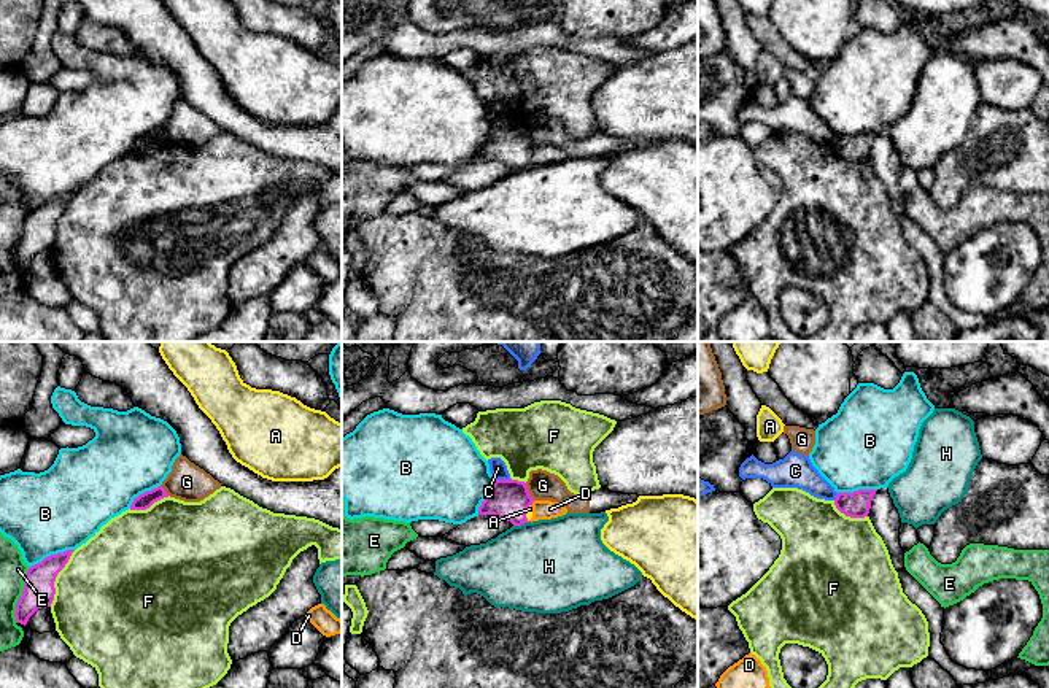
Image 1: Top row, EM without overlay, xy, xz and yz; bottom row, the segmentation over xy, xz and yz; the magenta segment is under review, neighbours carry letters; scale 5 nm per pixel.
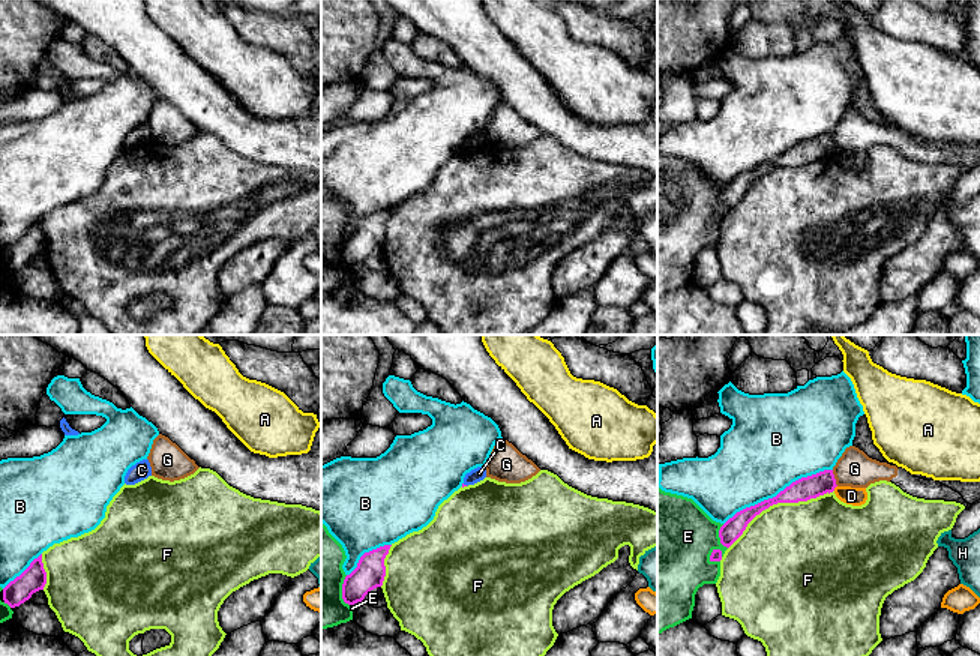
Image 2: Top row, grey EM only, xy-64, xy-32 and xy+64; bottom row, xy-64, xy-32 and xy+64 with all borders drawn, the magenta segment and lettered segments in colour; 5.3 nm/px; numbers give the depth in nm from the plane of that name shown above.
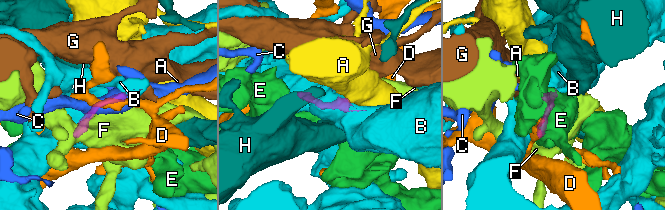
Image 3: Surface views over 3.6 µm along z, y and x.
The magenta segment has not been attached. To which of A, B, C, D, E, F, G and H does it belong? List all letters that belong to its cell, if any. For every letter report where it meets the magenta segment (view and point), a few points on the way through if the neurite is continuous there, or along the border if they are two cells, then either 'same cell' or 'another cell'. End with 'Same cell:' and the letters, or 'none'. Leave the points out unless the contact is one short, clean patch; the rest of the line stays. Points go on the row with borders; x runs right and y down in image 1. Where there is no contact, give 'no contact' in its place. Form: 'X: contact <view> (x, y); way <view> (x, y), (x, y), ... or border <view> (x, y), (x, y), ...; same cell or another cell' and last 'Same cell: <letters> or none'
A: contact xz (526, 512); way xz (509, 499), (526, 512), (530, 509); same cell
B: contact xy (51, 555); another cell
C: contact xz (501, 480); border xz (509, 477), (495, 480); another cell
D: contact xz (531, 504); border xz (534, 501), (531, 506); another cell
E: contact xy (23, 595); another cell
F: contact xy (54, 579); another cell
G: contact xz (528, 491); border xz (525, 483), (534, 499); another cell
H: contact xz (522, 523); border xz (530, 521), (514, 526); another cell
Same cell: A

